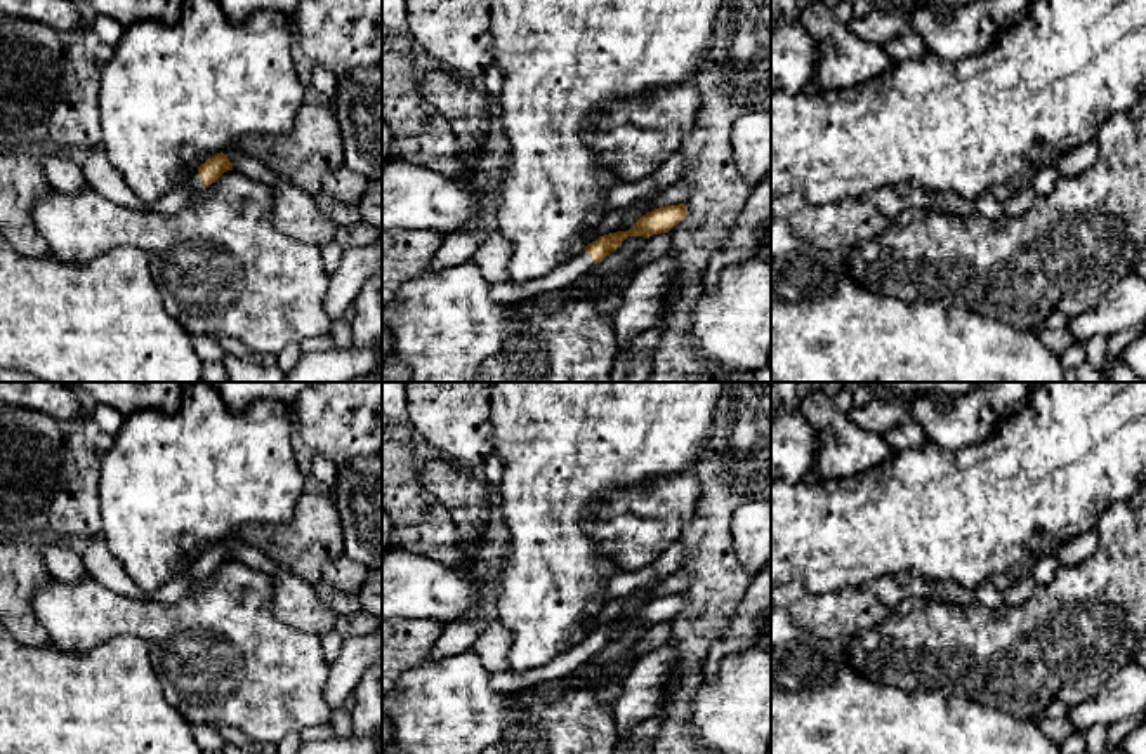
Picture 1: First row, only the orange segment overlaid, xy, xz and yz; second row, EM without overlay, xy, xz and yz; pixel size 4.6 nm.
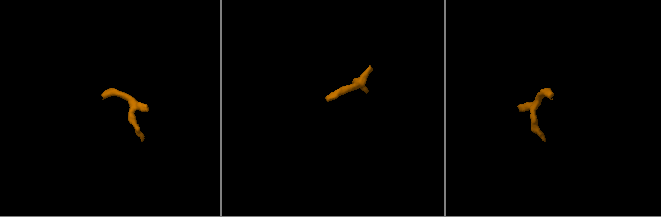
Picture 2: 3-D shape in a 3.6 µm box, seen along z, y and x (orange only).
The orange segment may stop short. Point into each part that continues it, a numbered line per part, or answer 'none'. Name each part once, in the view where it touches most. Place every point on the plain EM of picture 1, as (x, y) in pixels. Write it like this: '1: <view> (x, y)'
1: xy (193, 572)

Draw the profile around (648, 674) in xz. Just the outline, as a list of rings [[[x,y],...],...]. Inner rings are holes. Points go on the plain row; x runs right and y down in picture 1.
[[[663,645],[632,662],[623,678],[622,695],[611,704],[620,745],[636,737],[641,724],[658,711],[663,686],[674,674],[677,655],[674,646]]]

